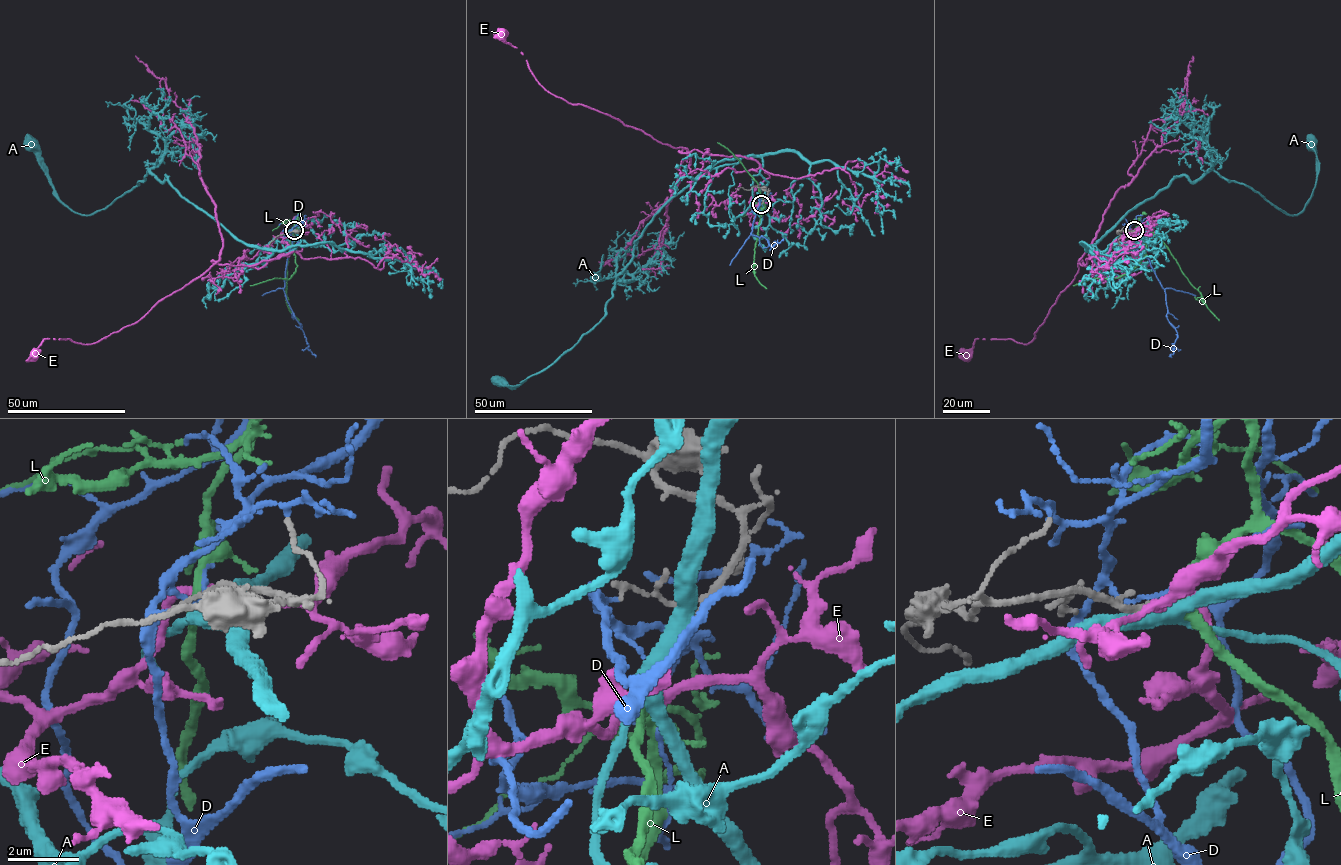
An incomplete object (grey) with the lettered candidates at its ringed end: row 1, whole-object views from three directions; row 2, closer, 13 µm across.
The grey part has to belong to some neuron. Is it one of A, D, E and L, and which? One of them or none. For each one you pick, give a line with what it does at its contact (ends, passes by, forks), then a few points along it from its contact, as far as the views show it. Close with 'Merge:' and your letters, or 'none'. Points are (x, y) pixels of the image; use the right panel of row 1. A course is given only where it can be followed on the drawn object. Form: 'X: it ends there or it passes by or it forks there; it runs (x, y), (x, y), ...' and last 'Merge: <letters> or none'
L: it passes by; it runs (1134, 230), (1143, 226), (1164, 243), (1182, 273), (1219, 320)
Merge: L

